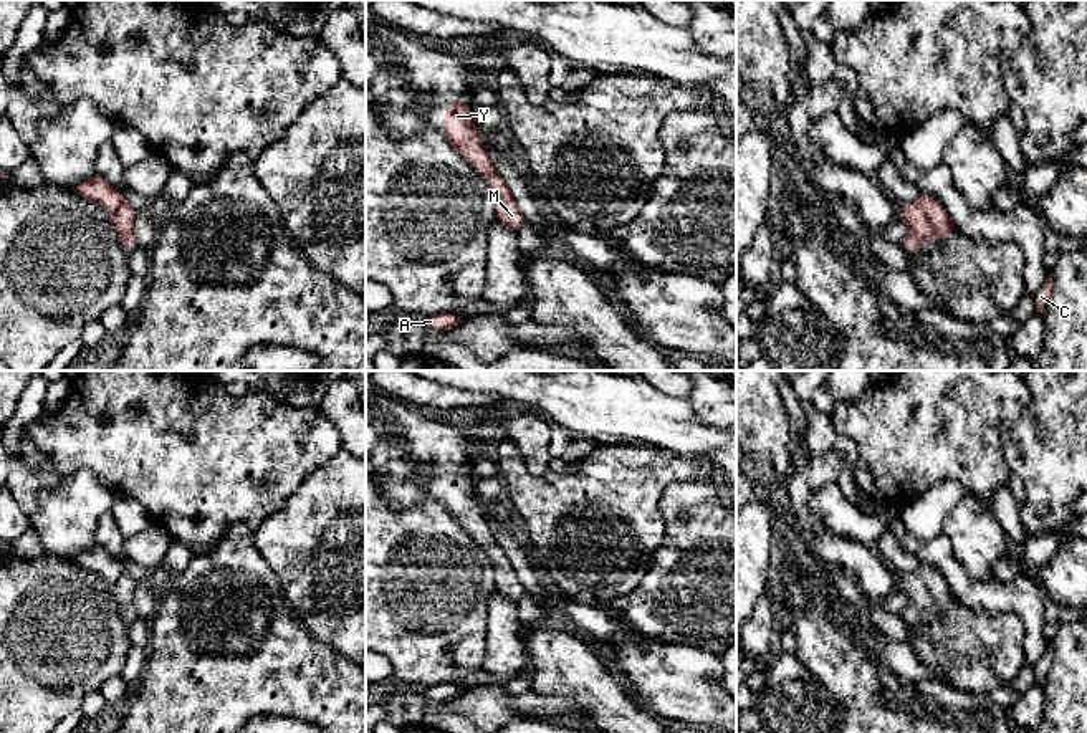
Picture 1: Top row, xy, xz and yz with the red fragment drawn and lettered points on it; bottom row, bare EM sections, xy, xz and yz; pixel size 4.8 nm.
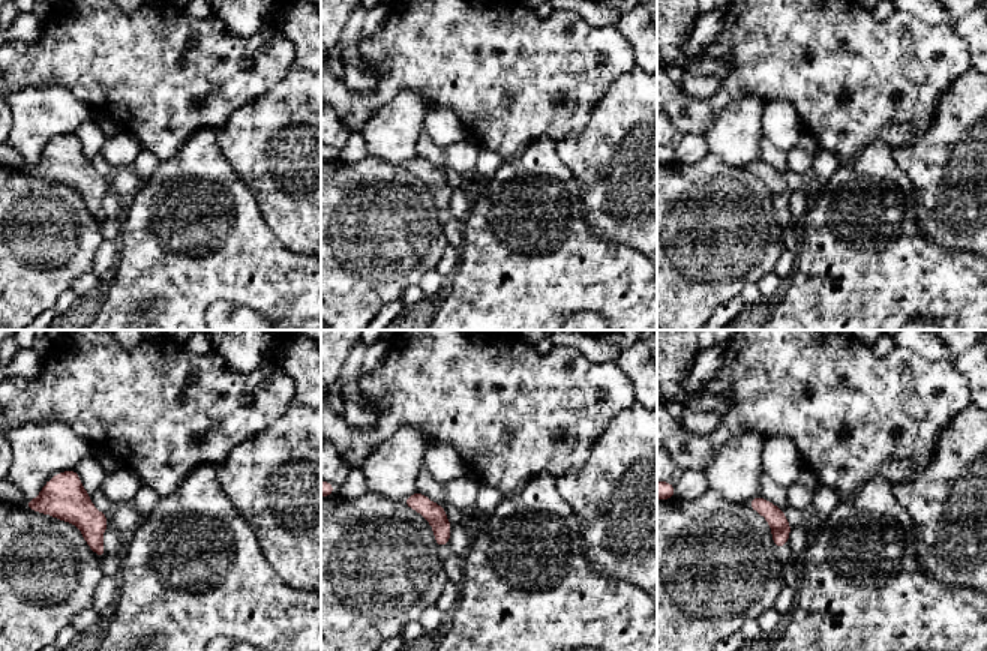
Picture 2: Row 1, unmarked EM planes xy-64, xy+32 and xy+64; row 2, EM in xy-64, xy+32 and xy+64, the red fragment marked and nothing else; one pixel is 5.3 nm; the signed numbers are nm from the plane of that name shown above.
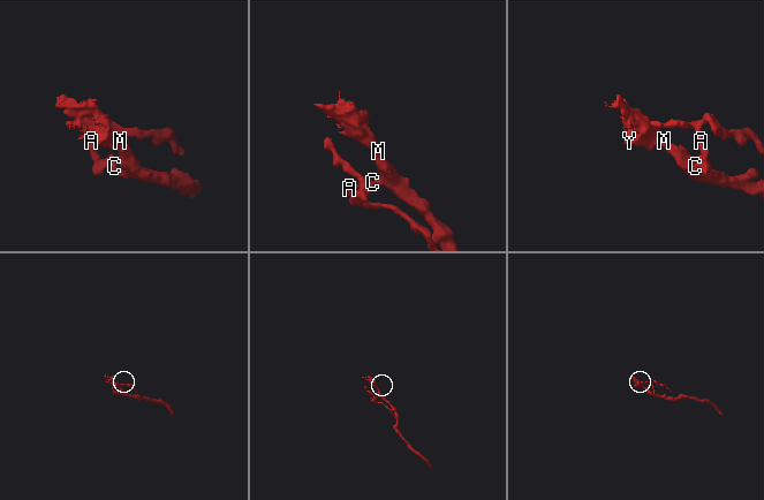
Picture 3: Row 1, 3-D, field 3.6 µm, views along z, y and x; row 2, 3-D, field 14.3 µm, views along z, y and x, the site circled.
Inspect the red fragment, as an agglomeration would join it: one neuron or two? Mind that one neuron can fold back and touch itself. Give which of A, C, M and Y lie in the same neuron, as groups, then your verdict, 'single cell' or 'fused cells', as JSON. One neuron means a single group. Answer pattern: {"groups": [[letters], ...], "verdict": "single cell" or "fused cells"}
{"groups": [["A", "C", "M", "Y"]], "verdict": "single cell"}

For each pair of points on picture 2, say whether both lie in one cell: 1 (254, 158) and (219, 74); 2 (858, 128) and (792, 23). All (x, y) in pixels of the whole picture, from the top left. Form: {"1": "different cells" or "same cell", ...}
{"1": "different cells", "2": "same cell"}

